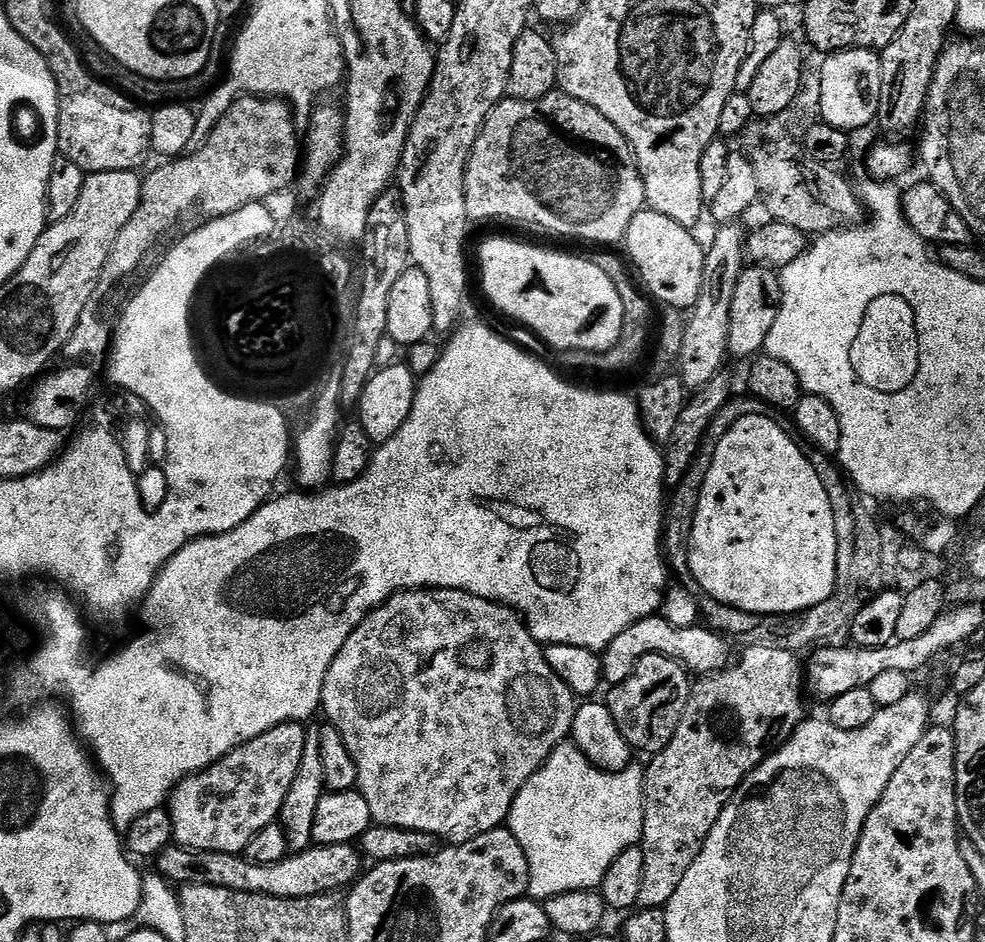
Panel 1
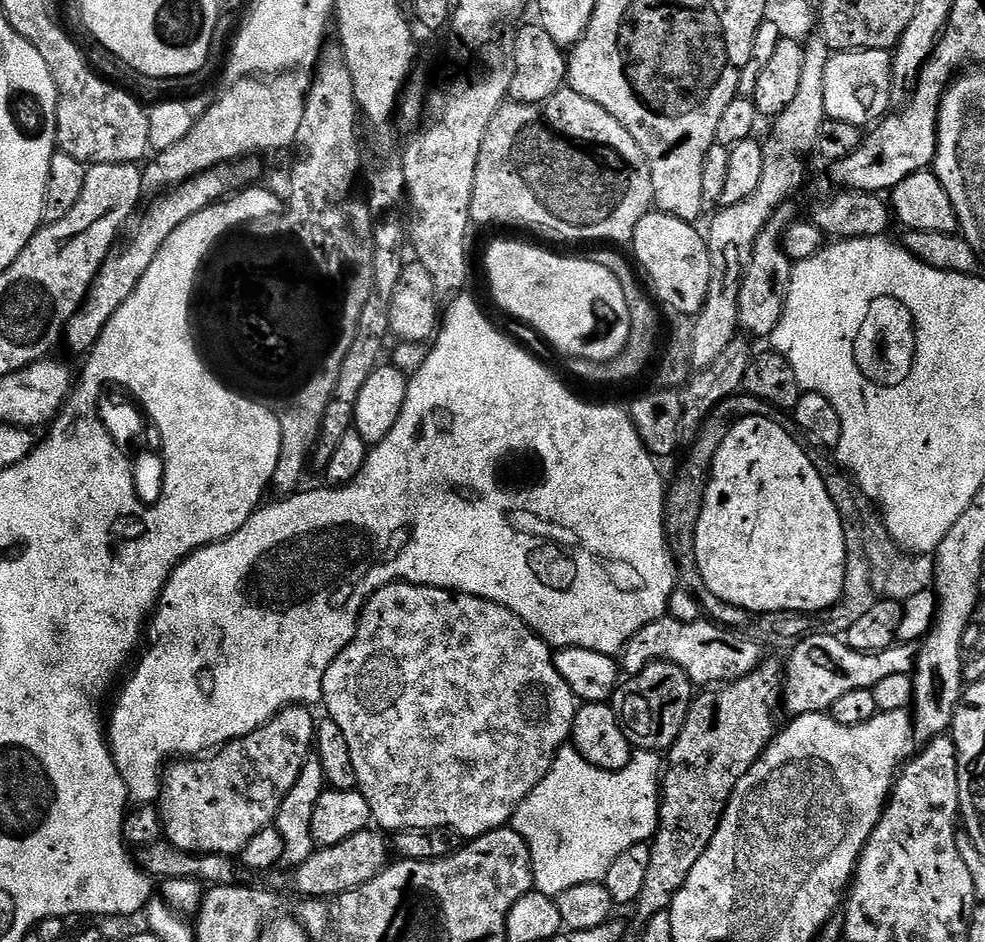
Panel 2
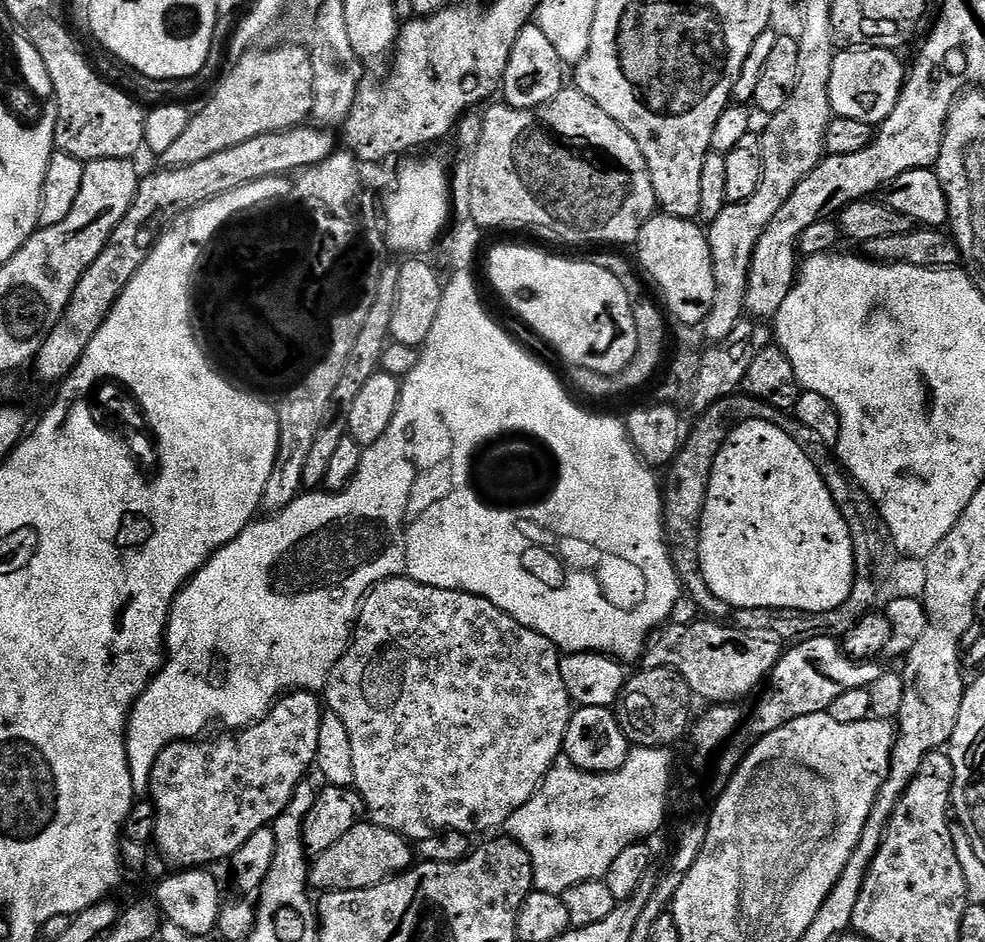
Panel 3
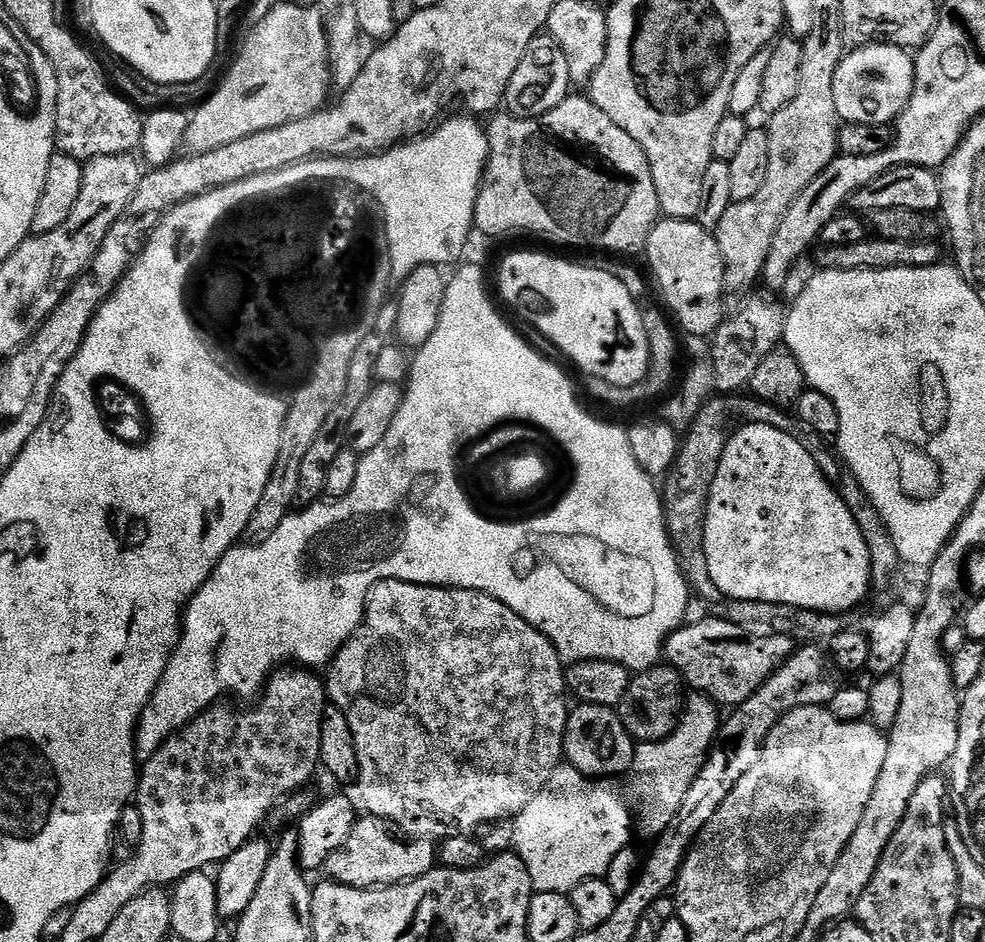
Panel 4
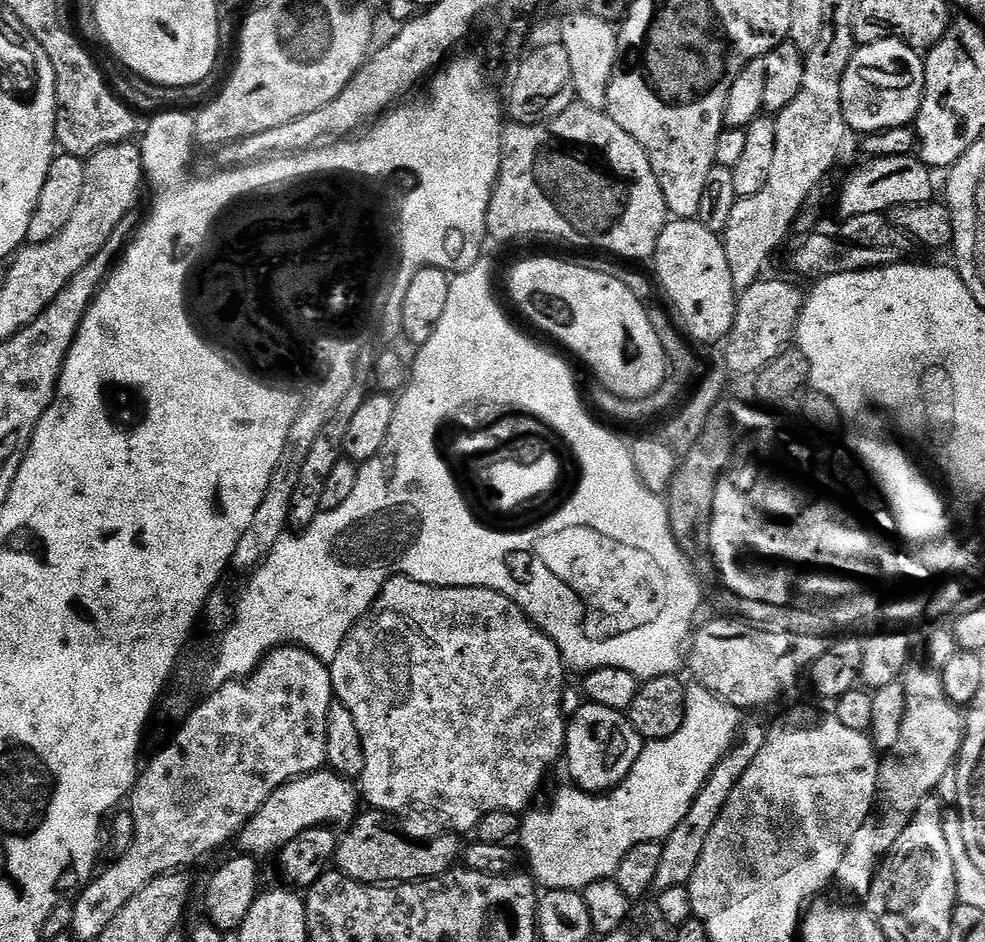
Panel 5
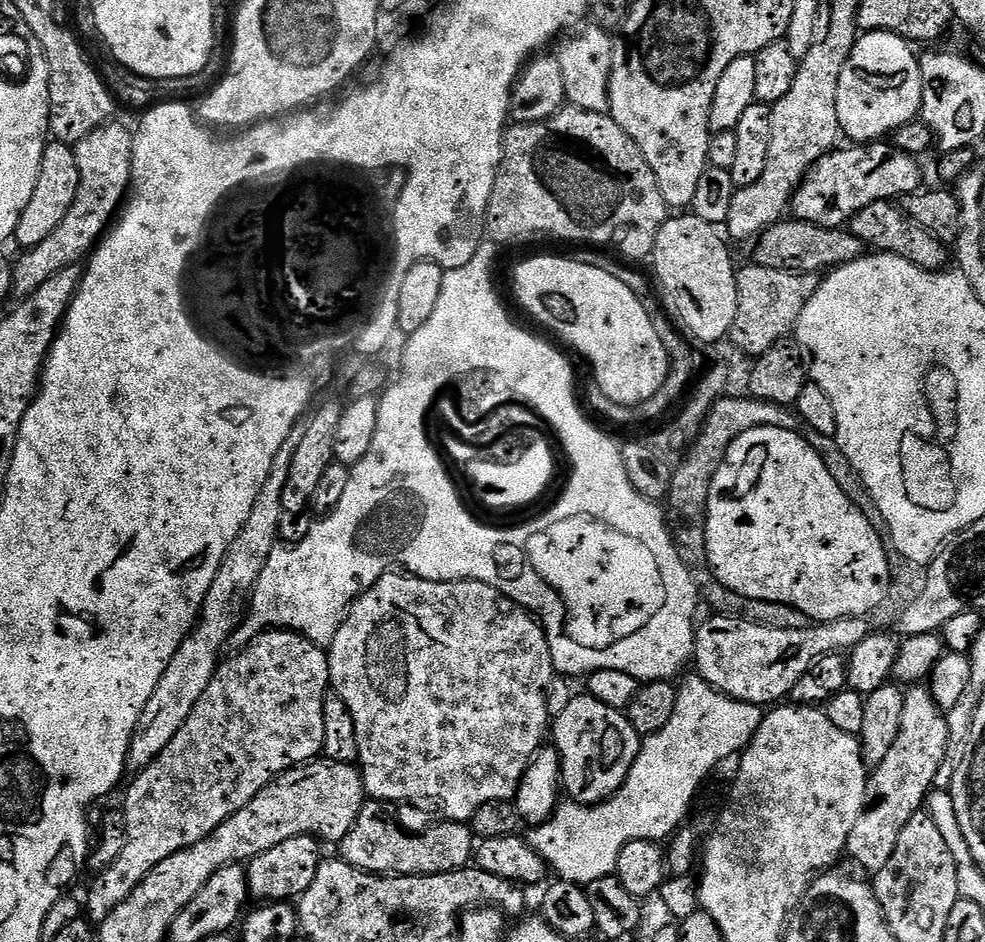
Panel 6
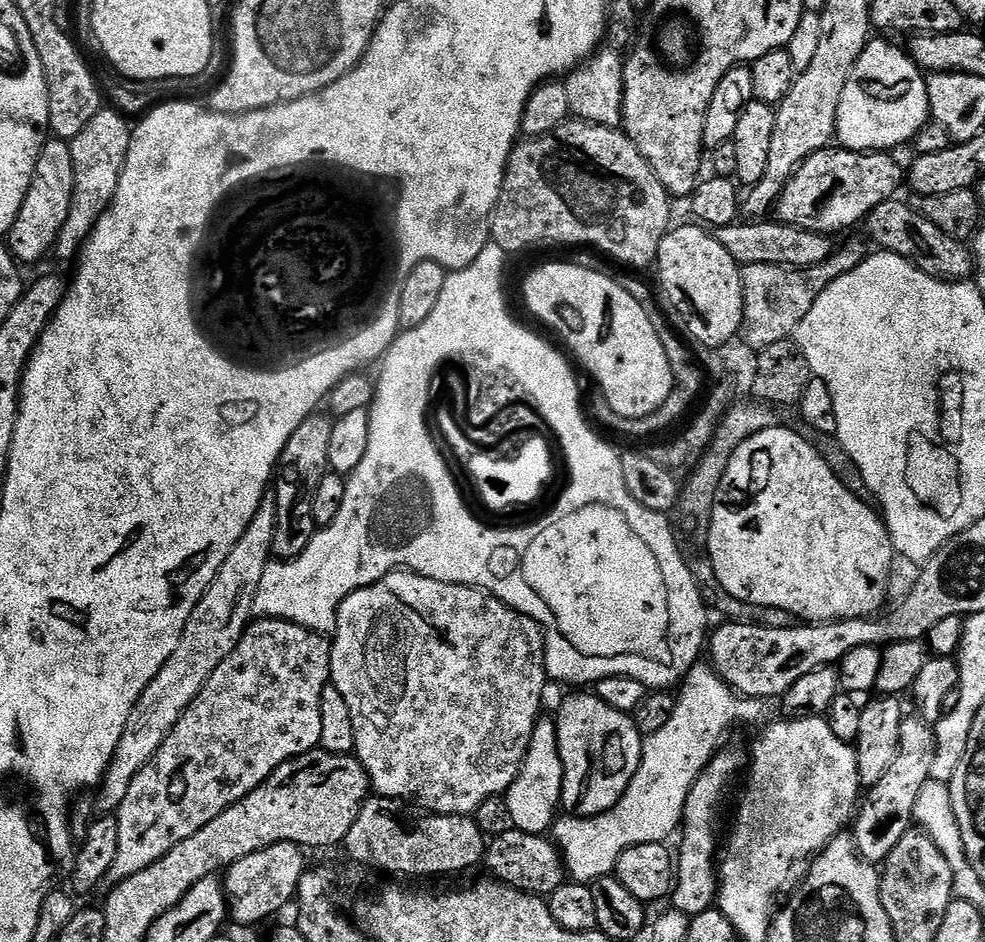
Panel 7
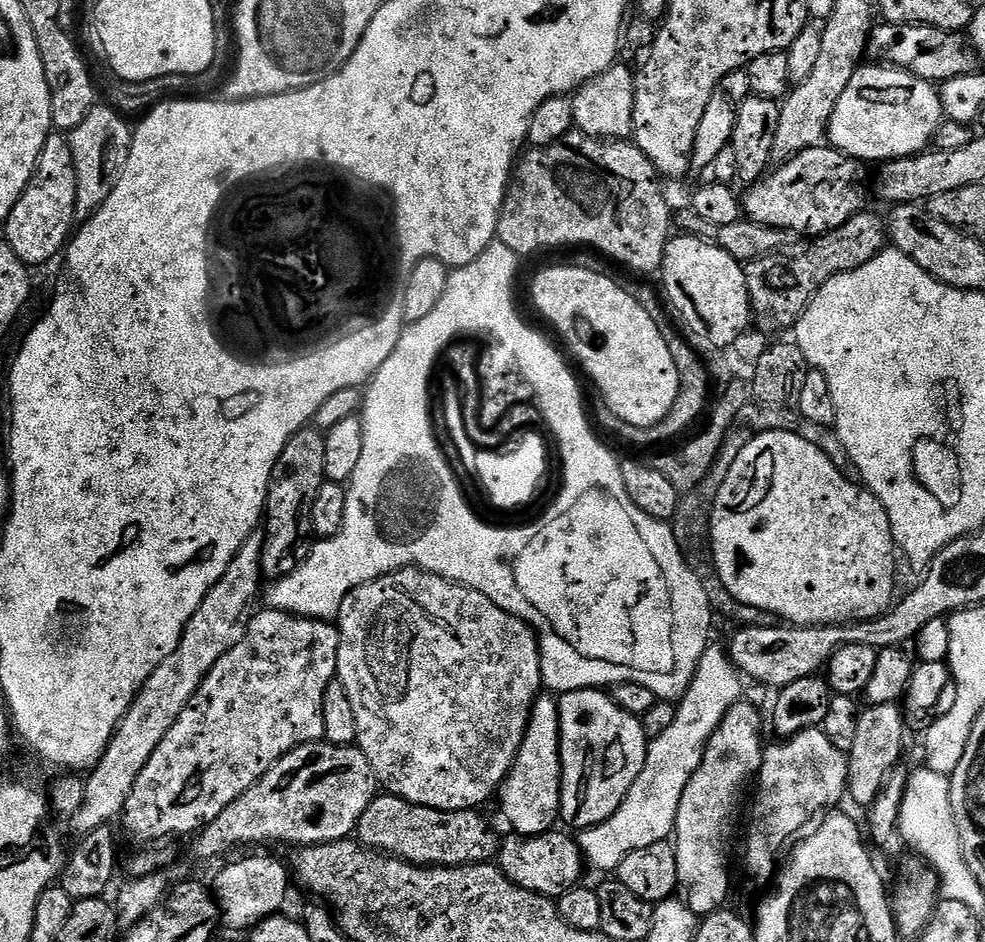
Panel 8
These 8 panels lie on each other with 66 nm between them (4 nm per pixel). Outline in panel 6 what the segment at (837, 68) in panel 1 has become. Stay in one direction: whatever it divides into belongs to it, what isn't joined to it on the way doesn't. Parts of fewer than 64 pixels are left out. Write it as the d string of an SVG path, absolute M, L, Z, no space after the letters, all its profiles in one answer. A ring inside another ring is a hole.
M864 32L857 39L854 50L850 54L850 58L846 62L846 66L842 70L842 74L838 78L838 122L840 123L841 133L845 137L848 136L852 142L880 142L885 138L891 137L902 126L913 123L921 115L924 103L922 102L922 74L920 73L920 61L917 53L912 53L913 45L902 39L898 34L893 32Z

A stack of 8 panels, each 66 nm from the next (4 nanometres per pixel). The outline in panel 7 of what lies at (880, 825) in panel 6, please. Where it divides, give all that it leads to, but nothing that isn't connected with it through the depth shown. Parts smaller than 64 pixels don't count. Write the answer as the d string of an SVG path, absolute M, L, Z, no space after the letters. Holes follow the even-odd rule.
M905 715L898 742L898 754L894 762L890 762L890 770L886 770L886 774L878 778L873 788L867 789L859 805L858 815L850 828L850 835L856 842L856 851L864 860L883 862L890 850L894 850L894 846L898 846L900 839L913 827L914 802L918 802L922 786L929 782L930 766L934 766L935 753L936 733L933 725L920 719L919 715Z

